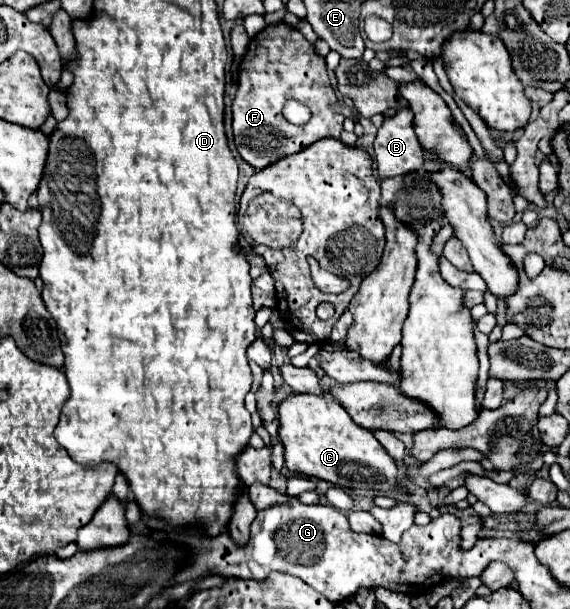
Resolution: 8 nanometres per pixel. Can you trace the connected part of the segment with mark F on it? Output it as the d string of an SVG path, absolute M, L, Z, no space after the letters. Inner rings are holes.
M279 23L279 25L269 25L265 31L261 31L257 37L251 39L247 53L241 59L239 65L239 87L237 87L237 95L233 99L233 137L235 137L235 147L239 151L239 155L255 169L265 169L269 165L273 165L275 161L283 159L285 155L295 155L299 151L303 151L305 147L309 147L311 143L325 139L325 137L333 137L339 139L341 131L343 131L343 121L345 117L341 113L333 111L333 105L337 103L337 95L335 89L329 83L327 77L327 65L325 59L319 57L313 51L313 45L293 27ZM289 99L297 99L305 105L309 105L311 109L311 121L303 127L299 125L291 125L289 121L283 119L281 115L281 107L285 101Z

